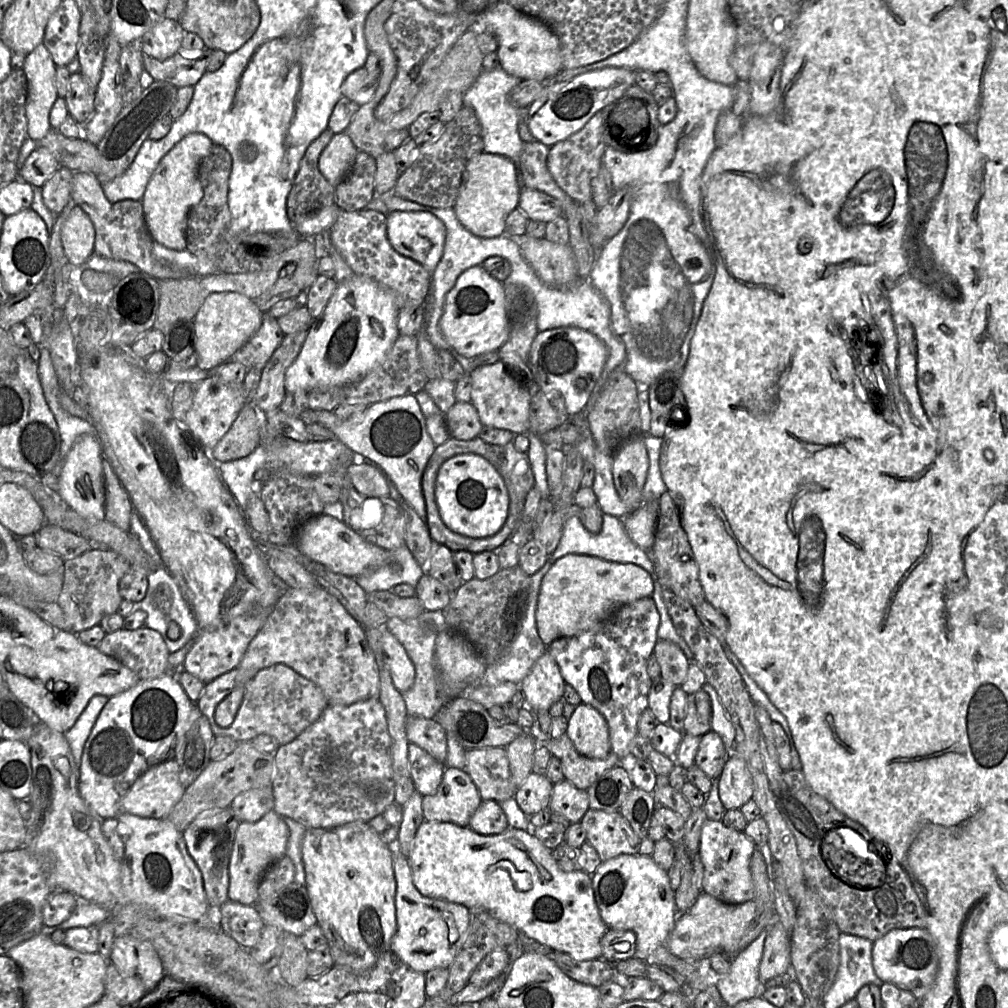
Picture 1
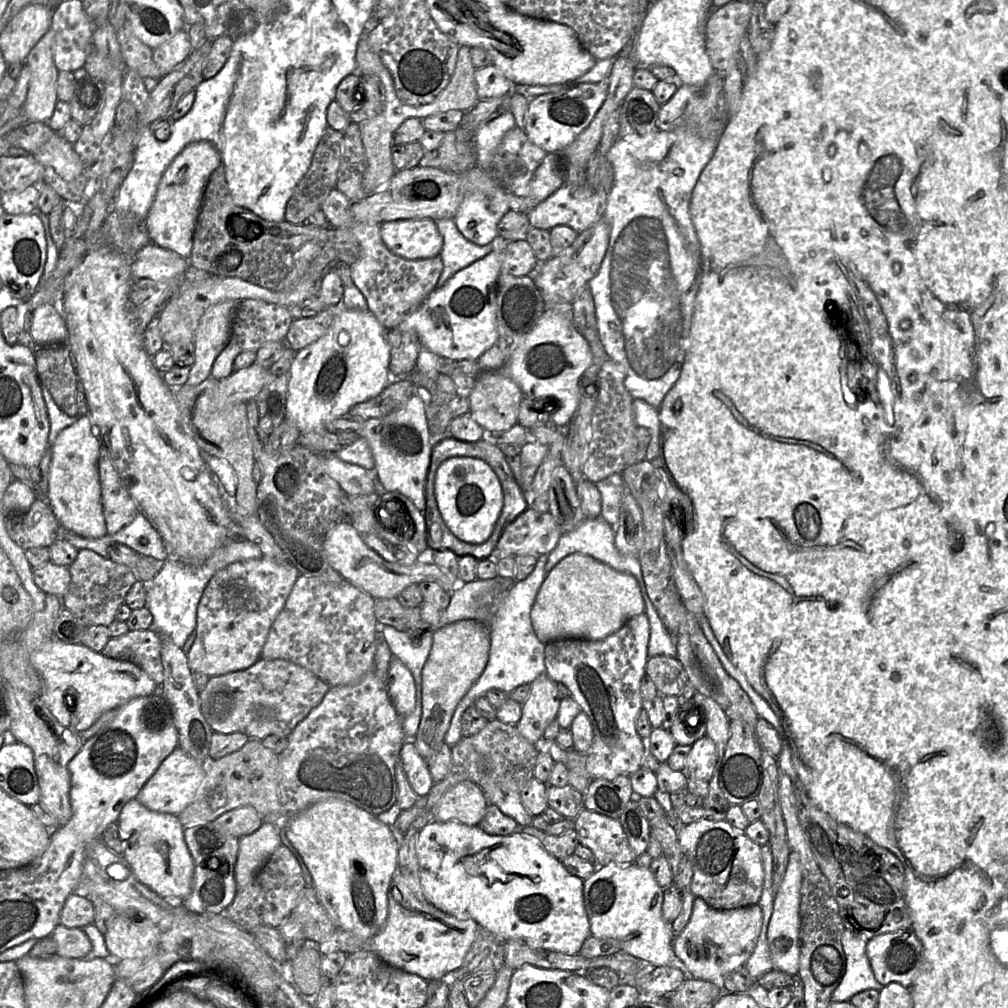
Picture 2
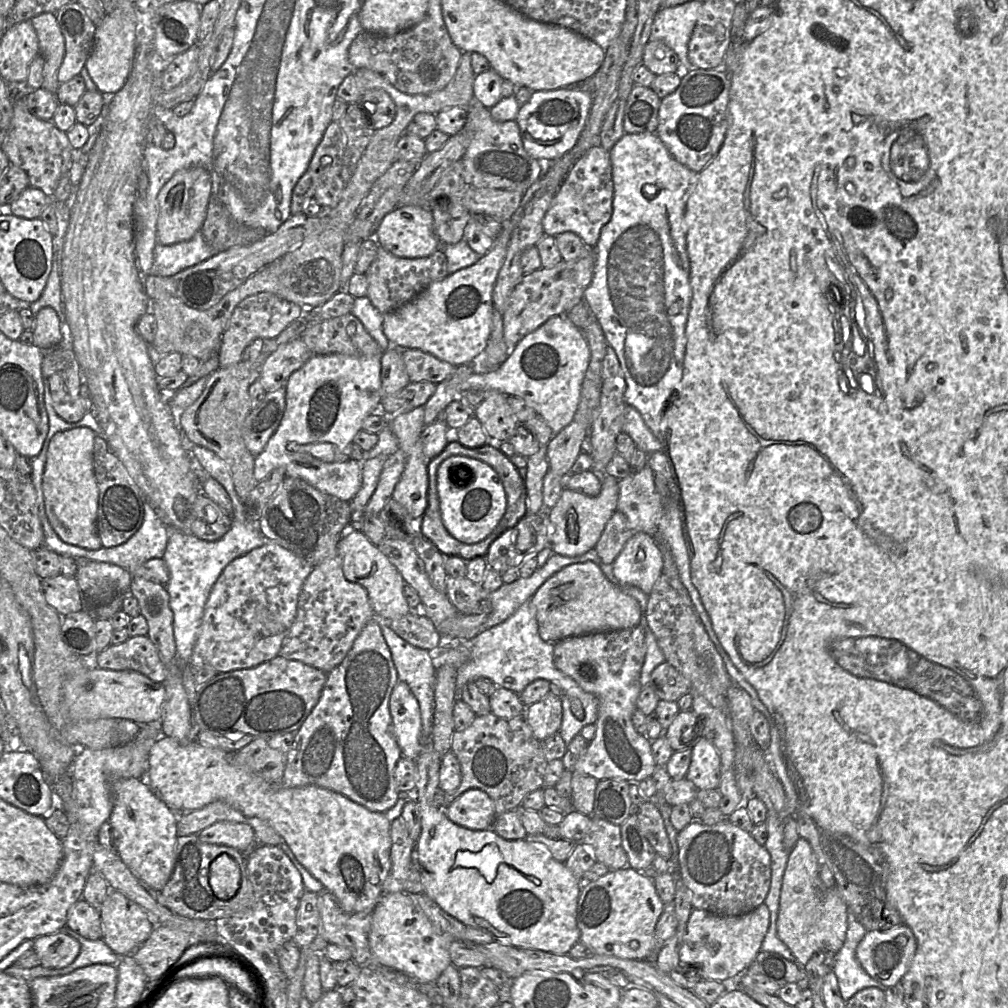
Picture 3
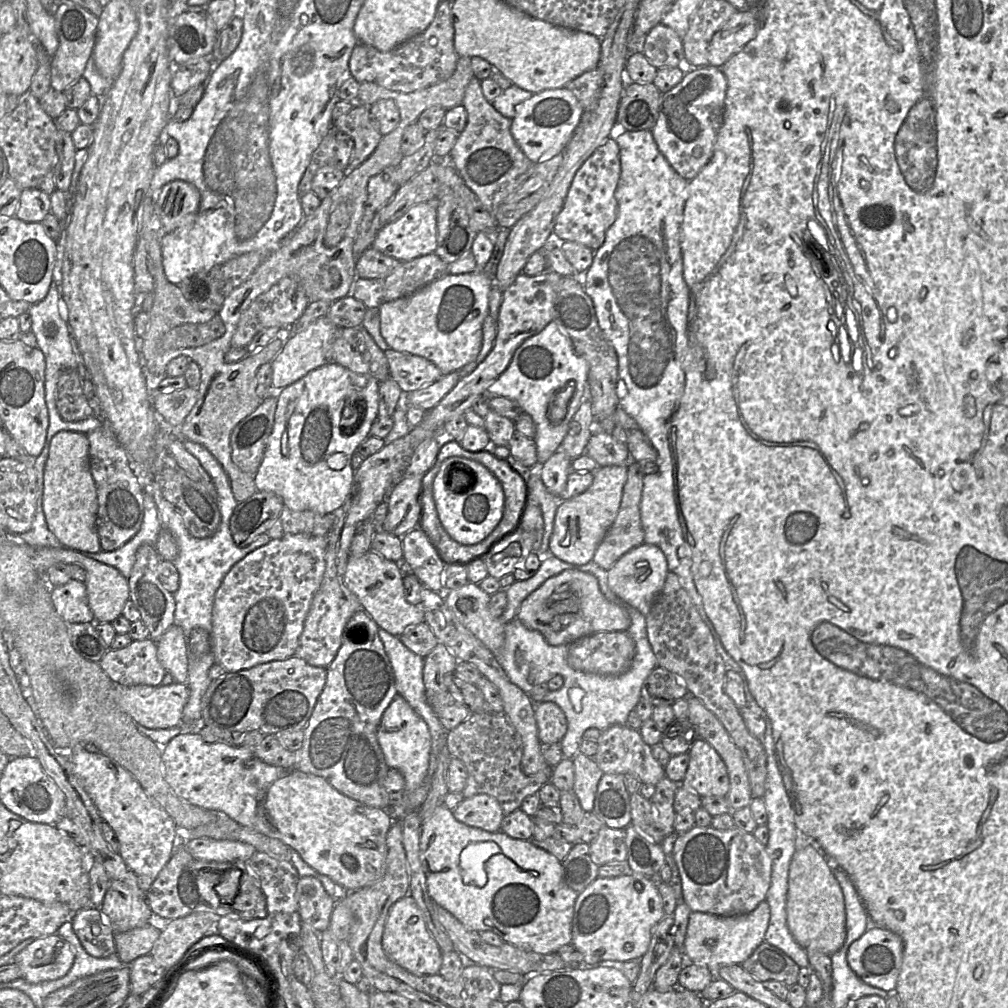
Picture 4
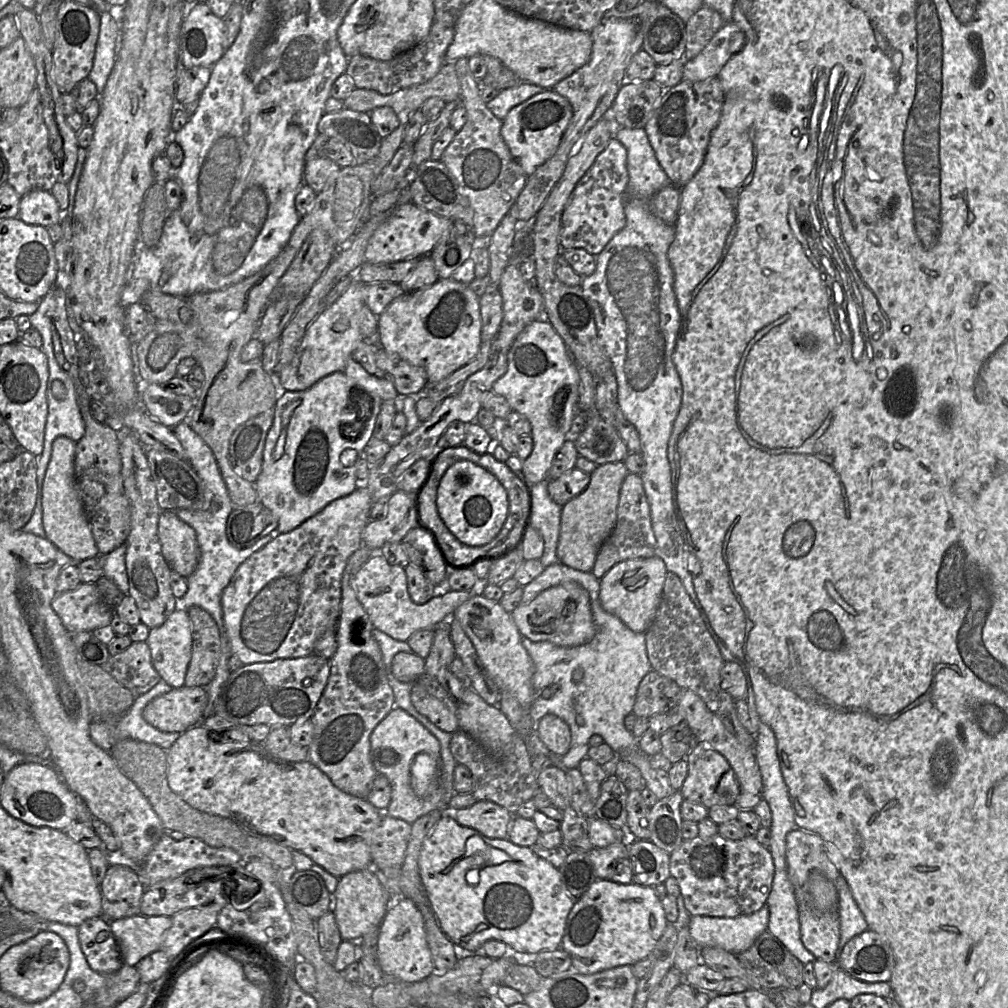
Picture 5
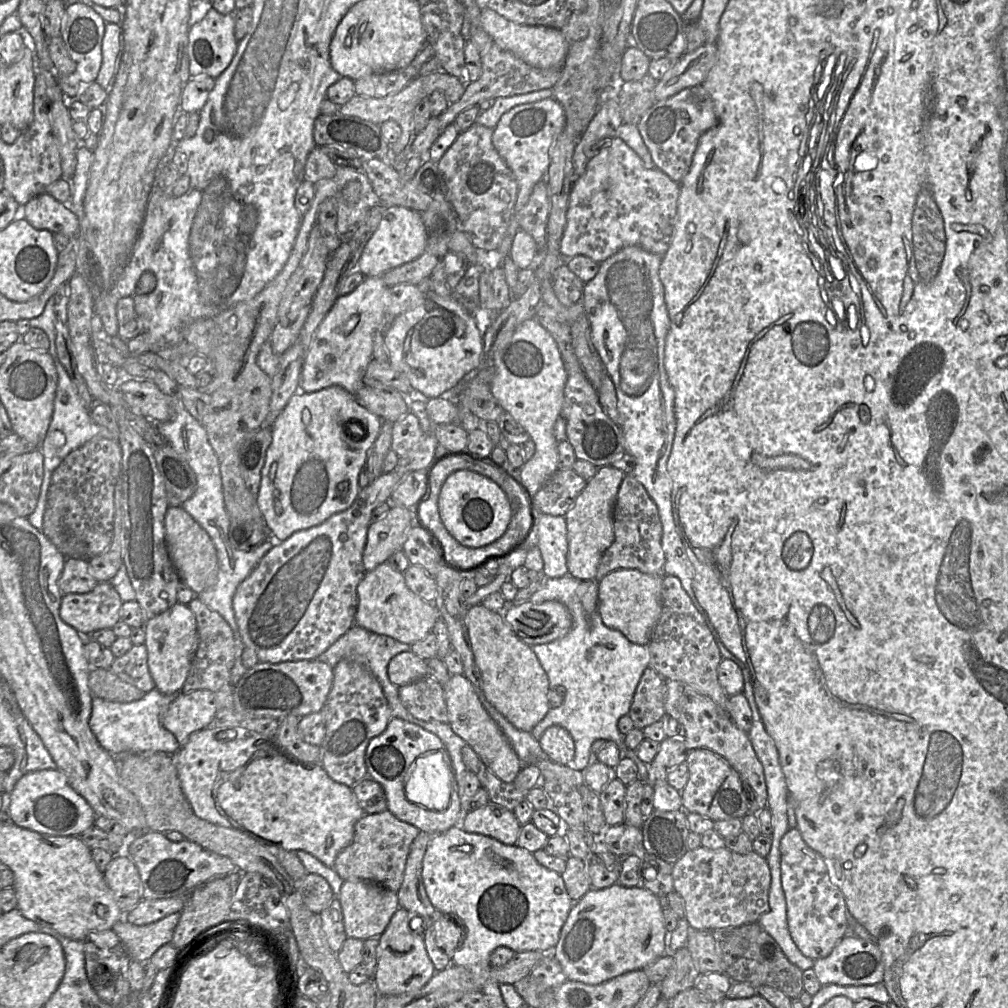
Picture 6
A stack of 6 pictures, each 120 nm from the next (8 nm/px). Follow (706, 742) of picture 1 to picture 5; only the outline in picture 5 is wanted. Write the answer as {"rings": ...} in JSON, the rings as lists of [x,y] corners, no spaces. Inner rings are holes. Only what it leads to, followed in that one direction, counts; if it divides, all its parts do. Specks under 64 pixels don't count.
{"rings":[[[698,743],[688,754],[688,773],[680,788],[683,799],[701,804],[706,808],[718,805],[734,805],[740,793],[739,783],[728,761],[711,747]]]}

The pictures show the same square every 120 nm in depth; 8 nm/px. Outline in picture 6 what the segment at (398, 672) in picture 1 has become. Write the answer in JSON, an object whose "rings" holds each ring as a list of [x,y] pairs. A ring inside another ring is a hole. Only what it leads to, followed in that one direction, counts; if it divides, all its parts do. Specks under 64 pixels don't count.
{"rings":[[[391,717],[385,730],[369,741],[365,753],[367,777],[373,779],[383,787],[386,795],[387,810],[400,821],[411,824],[420,831],[431,835],[444,833],[456,825],[461,825],[462,827],[463,813],[455,775],[453,774],[452,776],[449,804],[442,811],[428,810],[408,801],[405,797],[404,787],[409,777],[409,768],[418,757],[444,750],[444,744],[435,734],[416,724]]]}

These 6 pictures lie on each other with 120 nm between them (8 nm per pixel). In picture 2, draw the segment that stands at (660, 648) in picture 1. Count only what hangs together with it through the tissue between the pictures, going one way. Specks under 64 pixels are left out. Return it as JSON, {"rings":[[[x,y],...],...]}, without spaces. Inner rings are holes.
{"rings":[[[656,655],[646,663],[647,675],[655,683],[658,694],[678,696],[688,681],[687,673],[676,657]]]}

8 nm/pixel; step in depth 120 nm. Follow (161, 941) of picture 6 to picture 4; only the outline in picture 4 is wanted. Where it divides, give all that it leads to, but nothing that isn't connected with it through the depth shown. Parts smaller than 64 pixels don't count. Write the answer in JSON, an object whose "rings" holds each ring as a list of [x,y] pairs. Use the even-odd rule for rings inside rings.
{"rings":[[[152,912],[147,924],[125,932],[115,932],[116,954],[122,963],[129,965],[137,957],[149,954],[169,920]]]}

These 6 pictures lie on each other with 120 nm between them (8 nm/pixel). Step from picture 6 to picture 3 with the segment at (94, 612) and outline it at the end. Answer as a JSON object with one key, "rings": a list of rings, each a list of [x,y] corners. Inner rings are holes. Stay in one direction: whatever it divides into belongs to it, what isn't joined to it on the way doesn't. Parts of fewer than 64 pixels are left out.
{"rings":[[[59,574],[42,580],[46,601],[62,616],[82,611],[85,602],[75,577]]]}

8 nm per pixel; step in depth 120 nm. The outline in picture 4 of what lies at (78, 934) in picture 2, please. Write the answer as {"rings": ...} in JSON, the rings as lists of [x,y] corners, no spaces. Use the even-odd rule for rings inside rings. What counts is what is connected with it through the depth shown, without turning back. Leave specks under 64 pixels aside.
{"rings":[[[55,933],[33,940],[15,956],[14,962],[21,970],[22,979],[37,984],[65,976],[74,959],[73,946]]]}

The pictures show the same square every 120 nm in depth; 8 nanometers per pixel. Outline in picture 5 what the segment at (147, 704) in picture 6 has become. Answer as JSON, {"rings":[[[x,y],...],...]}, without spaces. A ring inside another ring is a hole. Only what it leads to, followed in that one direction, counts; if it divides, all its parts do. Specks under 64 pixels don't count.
{"rings":[[[160,679],[151,690],[136,696],[131,708],[120,718],[92,720],[90,724],[91,740],[108,753],[118,741],[123,739],[154,744],[167,751],[182,733],[160,731],[148,724],[142,713],[150,701],[170,692],[171,689],[171,686]]]}

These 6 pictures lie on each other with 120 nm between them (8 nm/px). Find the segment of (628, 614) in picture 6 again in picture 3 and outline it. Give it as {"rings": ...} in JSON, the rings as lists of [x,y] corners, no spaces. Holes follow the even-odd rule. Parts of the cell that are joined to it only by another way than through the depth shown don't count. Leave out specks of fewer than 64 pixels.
{"rings":[[[636,532],[612,566],[613,575],[619,583],[635,586],[649,595],[662,574],[663,559],[653,537]]]}

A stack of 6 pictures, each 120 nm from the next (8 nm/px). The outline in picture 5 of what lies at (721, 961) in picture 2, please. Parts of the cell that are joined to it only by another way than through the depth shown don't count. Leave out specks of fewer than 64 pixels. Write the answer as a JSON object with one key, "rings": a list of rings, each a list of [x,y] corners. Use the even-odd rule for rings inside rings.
{"rings":[[[765,903],[758,911],[736,918],[691,916],[689,933],[699,948],[722,948],[734,955],[747,950],[767,930],[769,910]]]}

